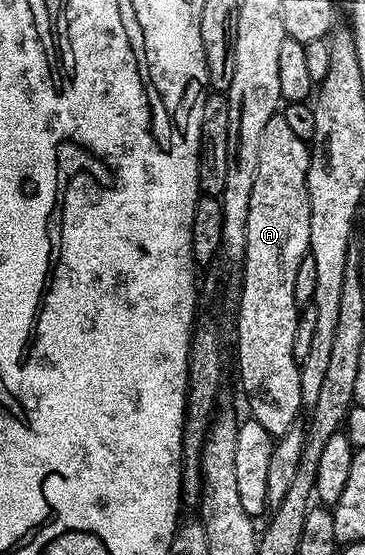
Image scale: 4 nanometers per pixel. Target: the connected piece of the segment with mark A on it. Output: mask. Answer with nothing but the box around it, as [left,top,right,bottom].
[234,114,310,438]

